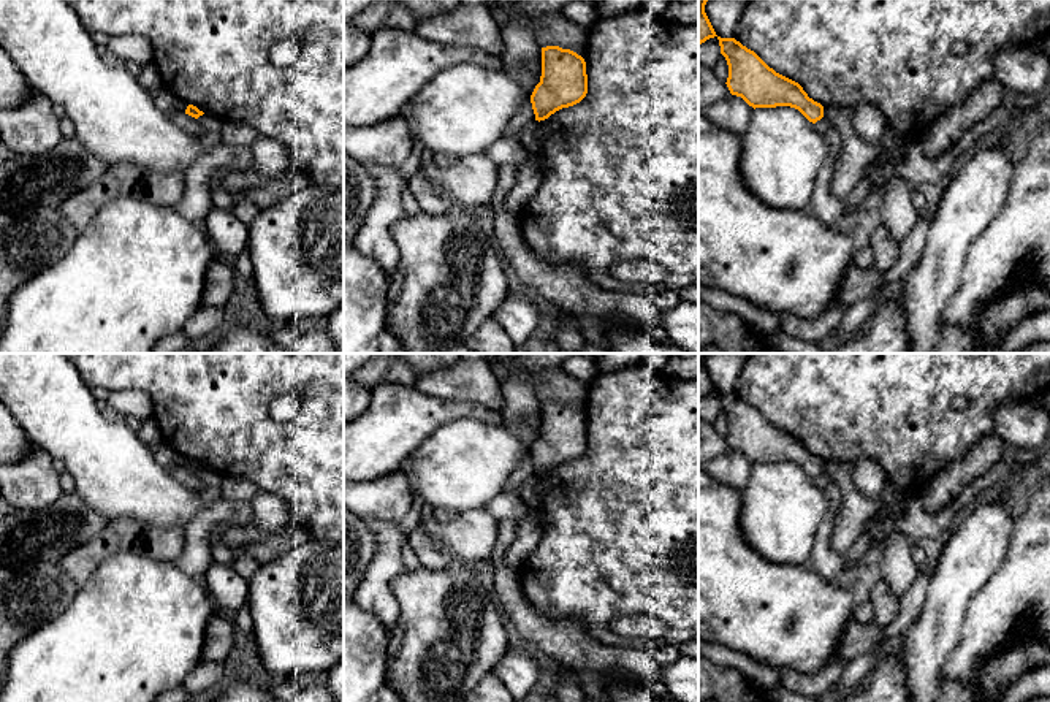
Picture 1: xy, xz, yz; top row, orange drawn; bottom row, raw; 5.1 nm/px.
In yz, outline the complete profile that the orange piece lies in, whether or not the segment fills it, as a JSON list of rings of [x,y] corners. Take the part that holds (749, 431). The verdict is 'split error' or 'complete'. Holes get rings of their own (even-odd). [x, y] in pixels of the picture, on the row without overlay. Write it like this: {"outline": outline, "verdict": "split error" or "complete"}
{"outline": [[[717,391],[717,395],[729,420],[725,439],[732,450],[741,452],[754,464],[795,463],[812,479],[824,472],[824,461],[809,453],[798,437],[776,428],[735,393]]], "verdict": "complete"}

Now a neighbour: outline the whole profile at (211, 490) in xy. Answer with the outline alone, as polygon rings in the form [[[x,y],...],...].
[[[204,467],[198,472],[198,477],[201,479],[203,486],[196,494],[204,504],[212,504],[222,498],[223,475],[220,472]]]

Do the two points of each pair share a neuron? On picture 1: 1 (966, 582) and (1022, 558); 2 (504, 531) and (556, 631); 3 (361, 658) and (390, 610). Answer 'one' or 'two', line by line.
1: two
2: one
3: two

